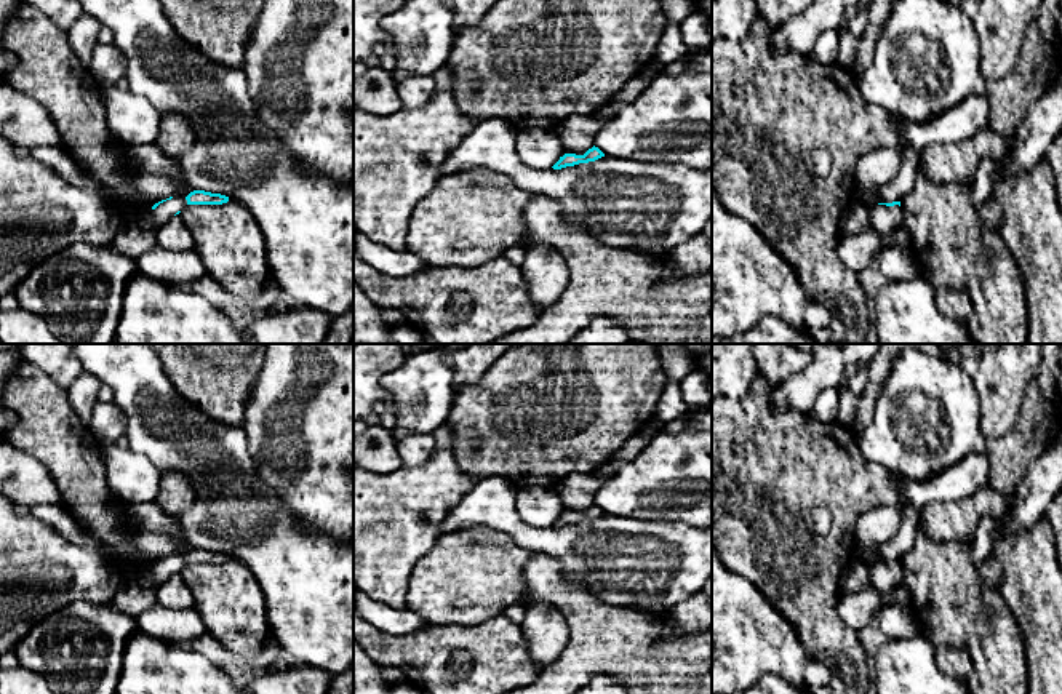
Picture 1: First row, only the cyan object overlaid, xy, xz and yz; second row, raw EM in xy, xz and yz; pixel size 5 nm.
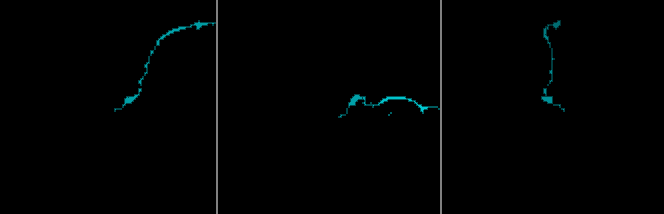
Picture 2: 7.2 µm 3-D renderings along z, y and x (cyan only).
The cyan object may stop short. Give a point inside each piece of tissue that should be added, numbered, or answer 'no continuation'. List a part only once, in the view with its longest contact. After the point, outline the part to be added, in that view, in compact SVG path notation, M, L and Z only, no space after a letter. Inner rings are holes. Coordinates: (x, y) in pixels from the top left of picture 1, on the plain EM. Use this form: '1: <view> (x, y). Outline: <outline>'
1: xy (138, 592). Outline: M173 555L160 561L155 568L149 566L123 576L112 604L118 611L138 617L157 604L157 588L186 563L186 556Z

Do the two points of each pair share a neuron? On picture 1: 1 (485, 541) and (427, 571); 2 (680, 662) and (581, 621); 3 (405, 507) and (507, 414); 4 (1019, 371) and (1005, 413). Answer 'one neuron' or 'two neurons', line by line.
1: one neuron
2: one neuron
3: two neurons
4: one neuron

